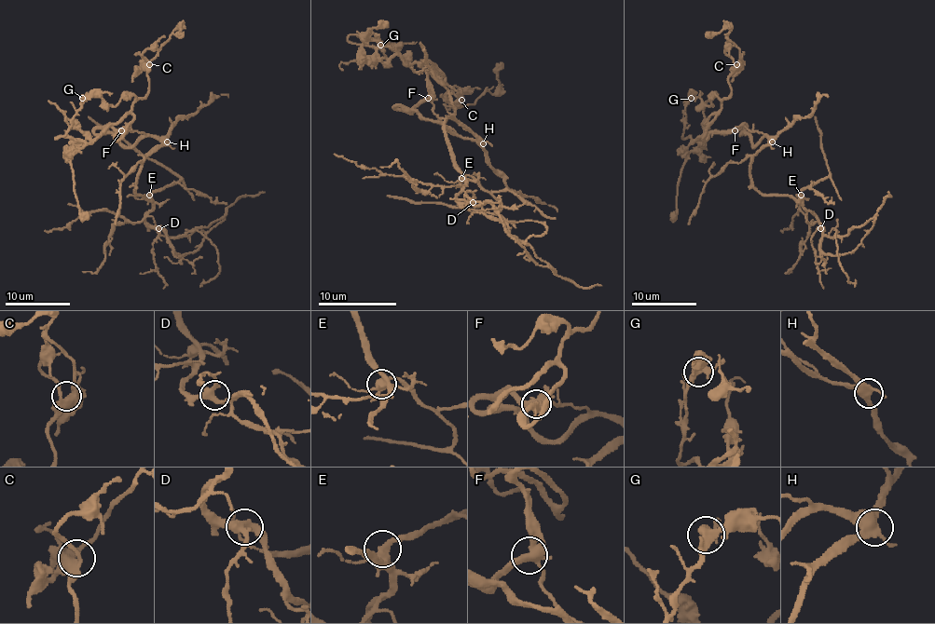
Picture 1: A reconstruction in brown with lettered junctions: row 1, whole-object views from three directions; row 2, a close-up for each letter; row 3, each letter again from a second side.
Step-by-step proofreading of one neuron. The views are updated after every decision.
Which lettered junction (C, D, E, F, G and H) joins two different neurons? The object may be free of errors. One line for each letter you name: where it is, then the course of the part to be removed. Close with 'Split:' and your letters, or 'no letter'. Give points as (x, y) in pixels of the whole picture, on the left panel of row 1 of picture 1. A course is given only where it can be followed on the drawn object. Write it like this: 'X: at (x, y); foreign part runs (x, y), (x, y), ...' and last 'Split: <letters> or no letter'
Split: no letter

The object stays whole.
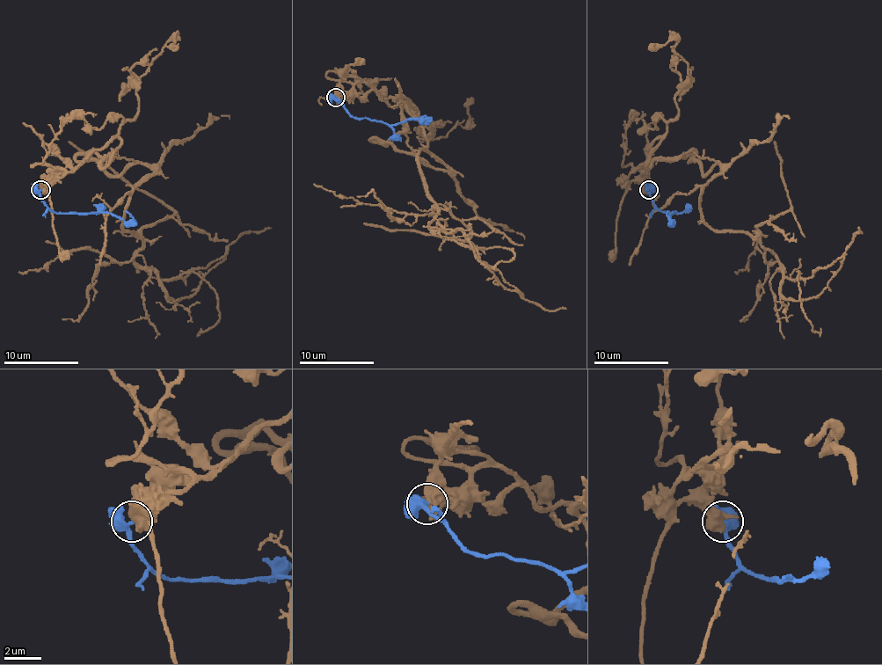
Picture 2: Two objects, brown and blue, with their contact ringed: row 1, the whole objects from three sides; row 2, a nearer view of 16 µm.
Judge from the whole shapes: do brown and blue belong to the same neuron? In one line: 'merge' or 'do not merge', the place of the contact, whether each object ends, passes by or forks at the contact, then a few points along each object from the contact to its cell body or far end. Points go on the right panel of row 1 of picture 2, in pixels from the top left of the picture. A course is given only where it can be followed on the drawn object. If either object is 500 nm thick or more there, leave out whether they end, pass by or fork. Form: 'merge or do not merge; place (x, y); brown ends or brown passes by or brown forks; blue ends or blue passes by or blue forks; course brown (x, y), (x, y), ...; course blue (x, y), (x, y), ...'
do not merge; place (648, 189); course brown (649, 189), (659, 137), (649, 166), (717, 163), (703, 221), (751, 234), (792, 278), (859, 228); course blue (649, 189), (651, 200), (667, 213), (674, 211), (671, 221), (667, 217), (669, 211)

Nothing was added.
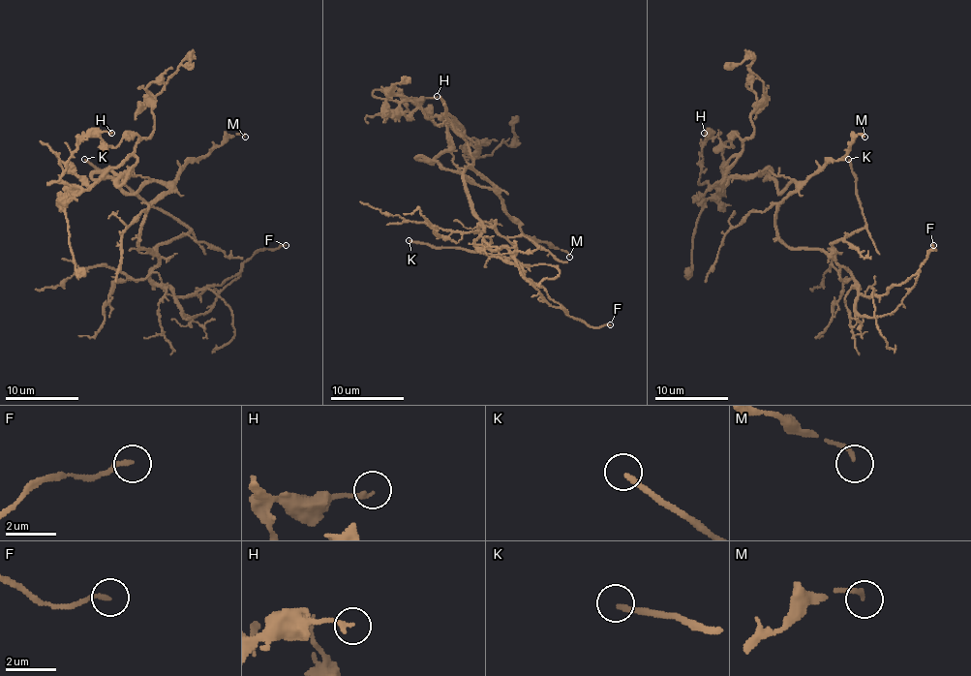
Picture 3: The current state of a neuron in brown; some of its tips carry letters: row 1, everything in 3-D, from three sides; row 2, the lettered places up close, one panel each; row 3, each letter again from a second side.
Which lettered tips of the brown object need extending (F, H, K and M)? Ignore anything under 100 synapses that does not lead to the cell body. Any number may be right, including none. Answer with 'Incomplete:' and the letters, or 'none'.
Incomplete: K

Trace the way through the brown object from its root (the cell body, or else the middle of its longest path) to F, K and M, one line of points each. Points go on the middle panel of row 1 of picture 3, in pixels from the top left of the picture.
F: (492, 188), (465, 169), (470, 208), (483, 225), (475, 245), (518, 263), (569, 316), (610, 324)
K: (492, 188), (477, 171), (465, 169), (465, 192), (473, 216), (490, 223), (514, 247), (512, 257), (409, 240)
M: (492, 188), (500, 198), (501, 206), (525, 234), (559, 247), (569, 257)

